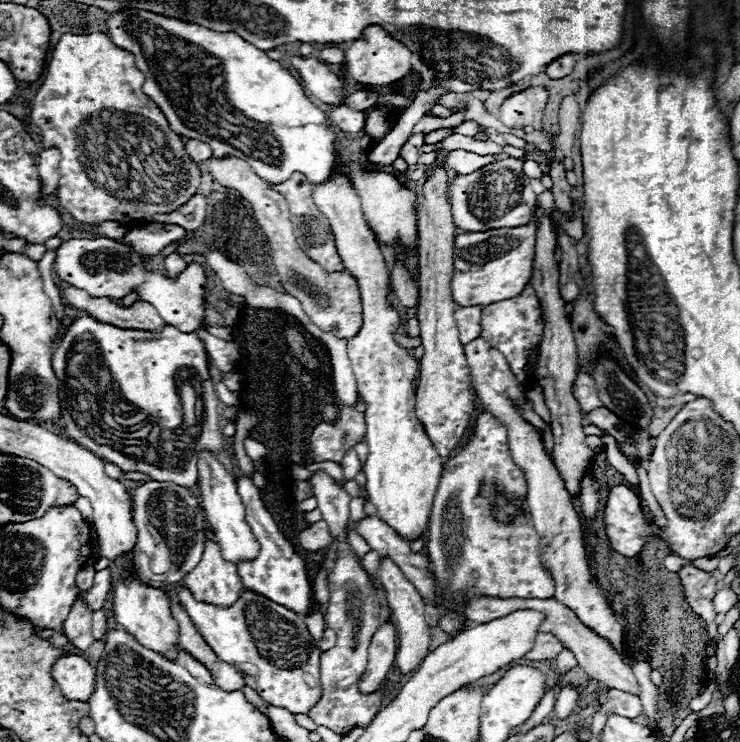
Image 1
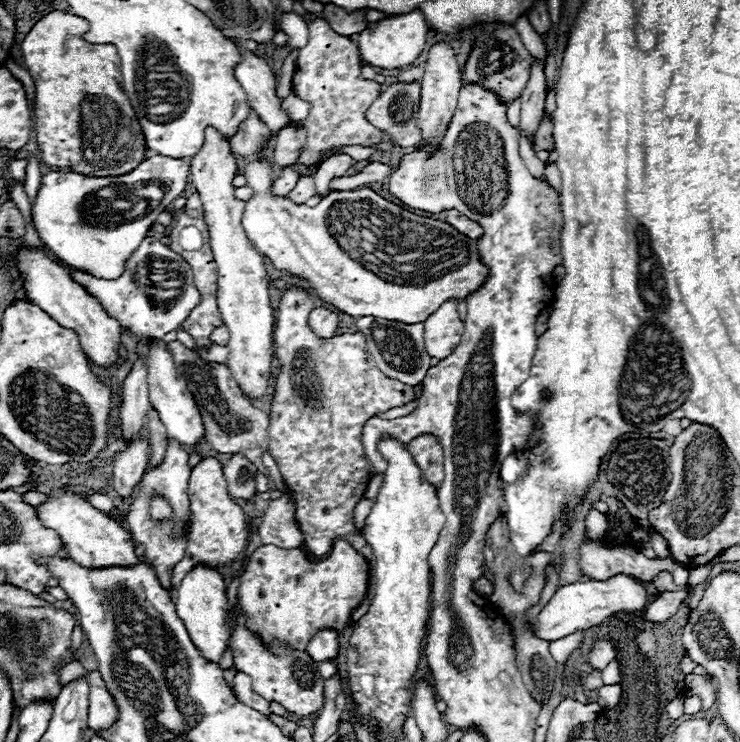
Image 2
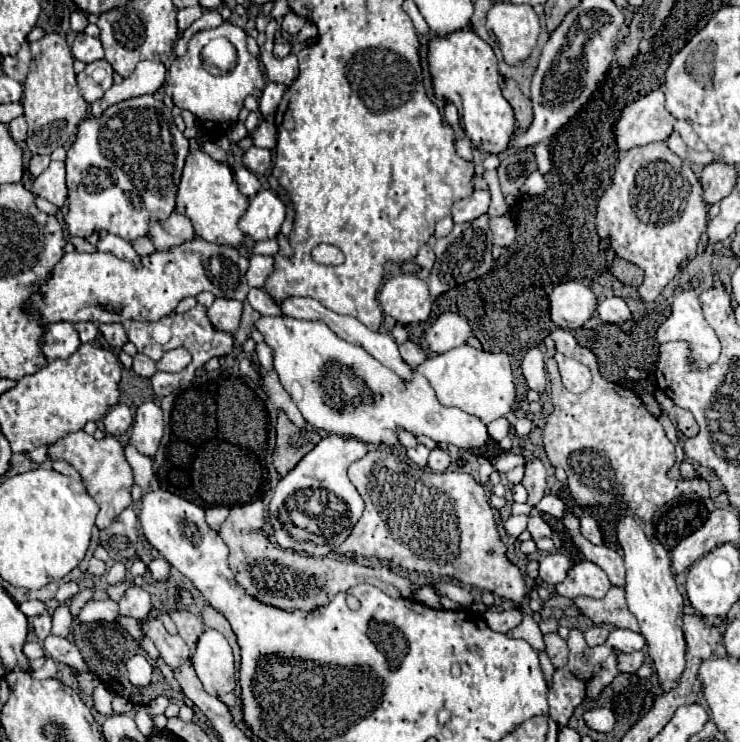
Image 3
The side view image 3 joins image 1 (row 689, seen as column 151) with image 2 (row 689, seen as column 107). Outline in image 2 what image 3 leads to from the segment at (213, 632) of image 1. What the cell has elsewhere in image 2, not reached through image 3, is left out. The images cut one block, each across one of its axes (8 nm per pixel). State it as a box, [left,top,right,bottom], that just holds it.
[230,614,324,716]

